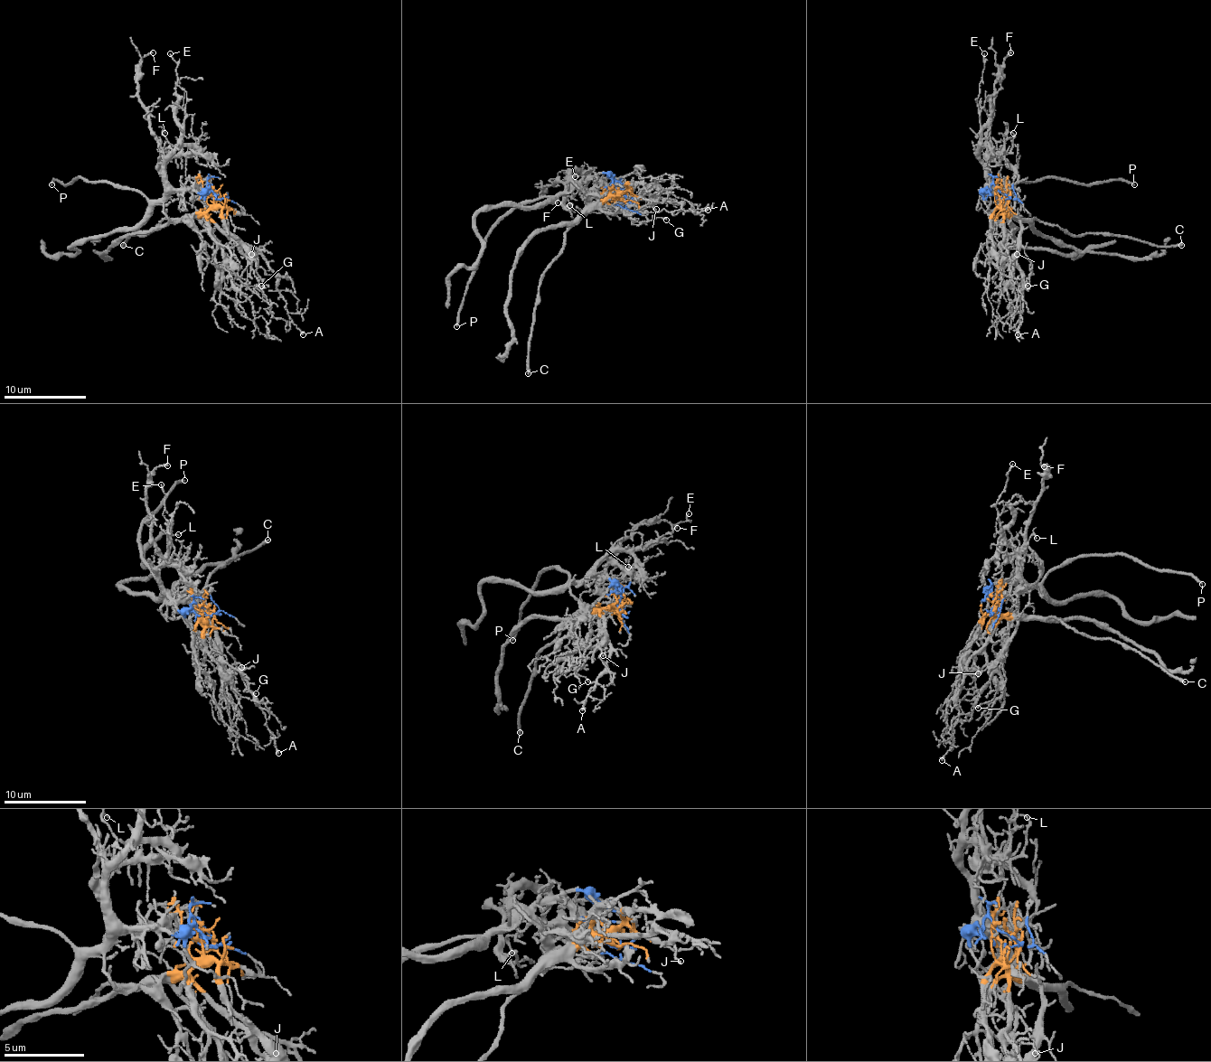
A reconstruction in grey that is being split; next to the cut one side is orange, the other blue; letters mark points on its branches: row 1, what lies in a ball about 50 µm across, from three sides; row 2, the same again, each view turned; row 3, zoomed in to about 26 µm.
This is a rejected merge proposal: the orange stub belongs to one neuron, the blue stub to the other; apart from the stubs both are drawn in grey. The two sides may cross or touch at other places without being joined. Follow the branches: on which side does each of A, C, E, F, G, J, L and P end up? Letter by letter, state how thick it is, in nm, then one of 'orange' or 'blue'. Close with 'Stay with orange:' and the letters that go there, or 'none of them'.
A: 140 nm | orange
C: 280 nm | orange
E: 100 nm | blue
F: 160 nm | blue
G: 80 nm | orange
J: 130 nm | orange
L: 90 nm | blue
P: 220 nm | blue
Stay with orange: A, C, G, J

